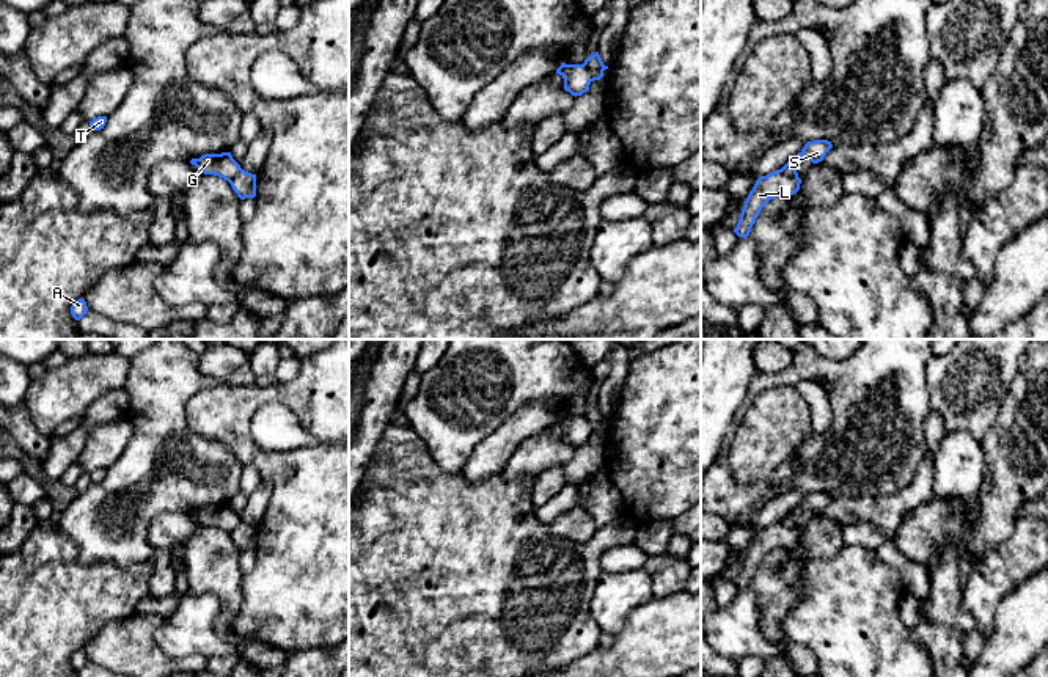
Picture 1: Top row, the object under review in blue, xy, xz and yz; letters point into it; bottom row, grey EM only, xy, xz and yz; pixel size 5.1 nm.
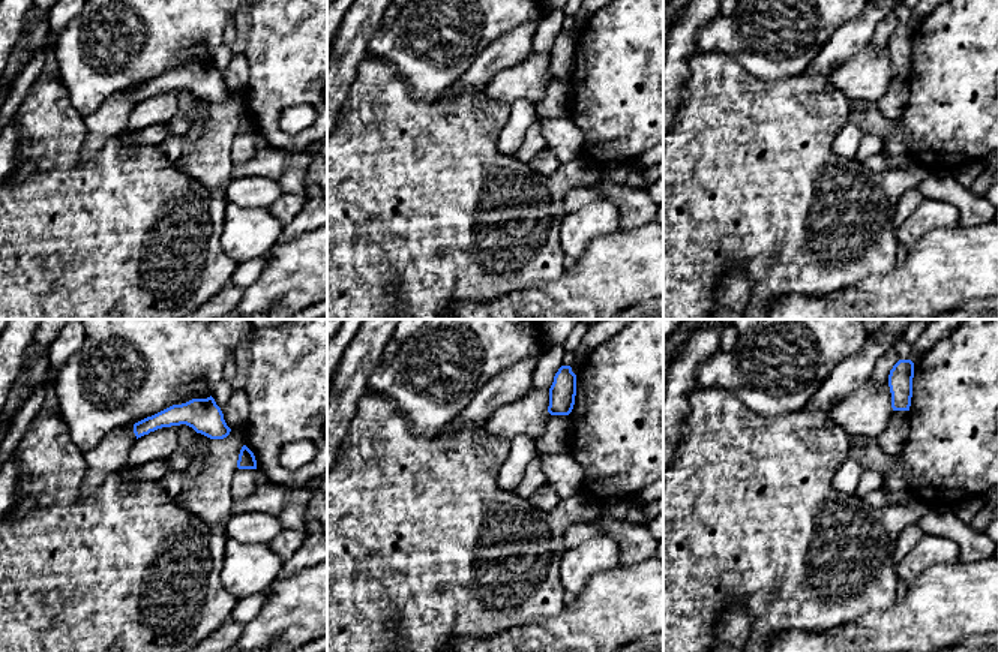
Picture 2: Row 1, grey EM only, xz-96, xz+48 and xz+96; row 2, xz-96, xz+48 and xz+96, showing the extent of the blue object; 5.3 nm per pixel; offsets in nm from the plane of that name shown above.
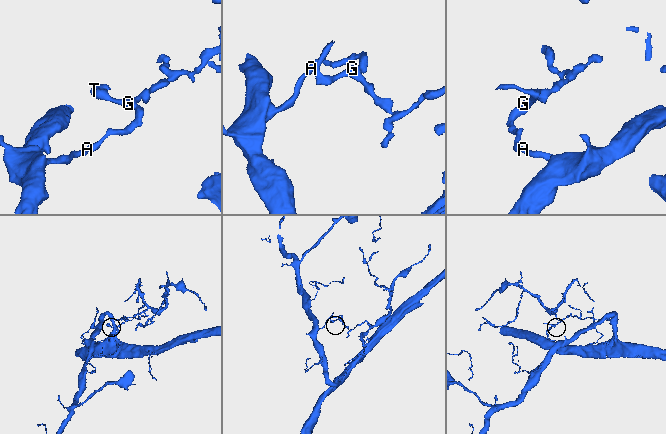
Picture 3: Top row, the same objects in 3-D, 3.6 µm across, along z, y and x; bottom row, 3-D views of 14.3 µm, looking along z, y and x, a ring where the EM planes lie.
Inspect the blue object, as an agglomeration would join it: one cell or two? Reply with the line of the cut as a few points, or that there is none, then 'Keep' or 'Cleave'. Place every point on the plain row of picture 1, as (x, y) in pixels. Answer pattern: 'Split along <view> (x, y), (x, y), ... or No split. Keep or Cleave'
Split along xz (583, 415), (593, 432). Cleave

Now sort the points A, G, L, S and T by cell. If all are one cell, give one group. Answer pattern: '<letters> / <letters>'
A L / G S T

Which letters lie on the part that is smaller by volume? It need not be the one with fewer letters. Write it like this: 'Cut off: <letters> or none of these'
Cut off: G, S, T

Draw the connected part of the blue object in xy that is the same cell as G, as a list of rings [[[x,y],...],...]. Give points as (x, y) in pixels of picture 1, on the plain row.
[[[231,504],[222,506],[204,506],[200,510],[192,510],[195,517],[204,526],[214,526],[231,534],[236,526],[242,521],[240,517],[233,510]]]

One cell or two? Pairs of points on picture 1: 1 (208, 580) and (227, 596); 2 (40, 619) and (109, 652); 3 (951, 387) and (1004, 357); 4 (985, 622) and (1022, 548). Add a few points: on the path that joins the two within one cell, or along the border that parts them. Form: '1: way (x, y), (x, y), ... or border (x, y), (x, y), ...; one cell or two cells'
1: way (212, 581), (222, 591); one cell
2: border (118, 621), (101, 627), (82, 649); two cells
3: way (963, 385), (992, 357); one cell
4: way (985, 603), (985, 588), (1006, 567); one cell

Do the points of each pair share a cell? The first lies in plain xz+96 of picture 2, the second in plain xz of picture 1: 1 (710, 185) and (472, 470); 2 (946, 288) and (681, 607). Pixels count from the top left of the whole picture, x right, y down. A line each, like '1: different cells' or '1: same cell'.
1: different cells
2: same cell

